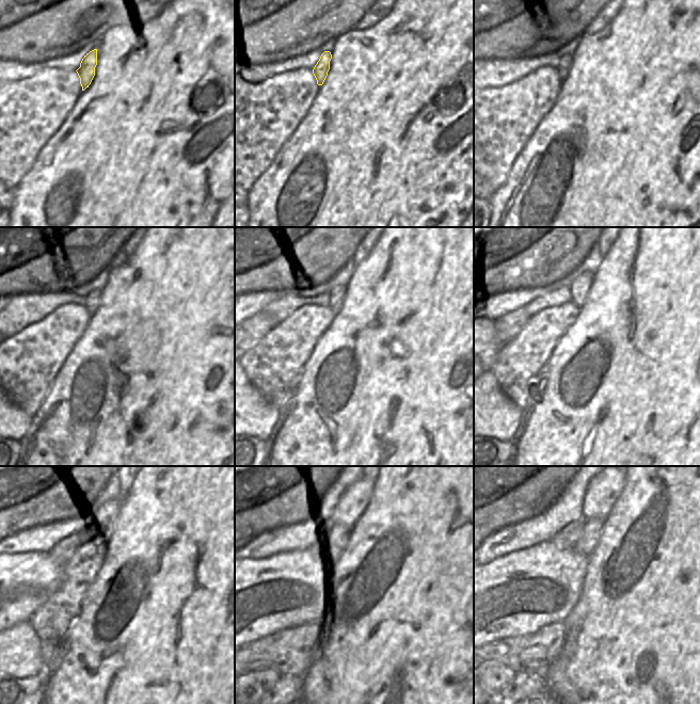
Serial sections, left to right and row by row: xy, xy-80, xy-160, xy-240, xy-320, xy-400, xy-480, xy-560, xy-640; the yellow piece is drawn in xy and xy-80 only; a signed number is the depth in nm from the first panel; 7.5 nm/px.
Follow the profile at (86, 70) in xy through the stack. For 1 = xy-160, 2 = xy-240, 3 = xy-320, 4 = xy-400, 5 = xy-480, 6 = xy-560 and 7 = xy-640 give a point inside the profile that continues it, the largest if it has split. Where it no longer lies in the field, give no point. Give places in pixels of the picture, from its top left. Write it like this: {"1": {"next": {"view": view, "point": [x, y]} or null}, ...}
{"1": {"next": {"view": "xy-160", "point": [563, 67]}}, "2": {"next": {"view": "xy-240", "point": [93, 299]}}, "3": {"next": {"view": "xy-320", "point": [337, 293]}}, "4": {"next": {"view": "xy-400", "point": [579, 288]}}, "5": {"next": {"view": "xy-480", "point": [105, 521]}}, "6": {"next": {"view": "xy-560", "point": [356, 498]}}, "7": {"next": {"view": "xy-640", "point": [603, 490]}}}

